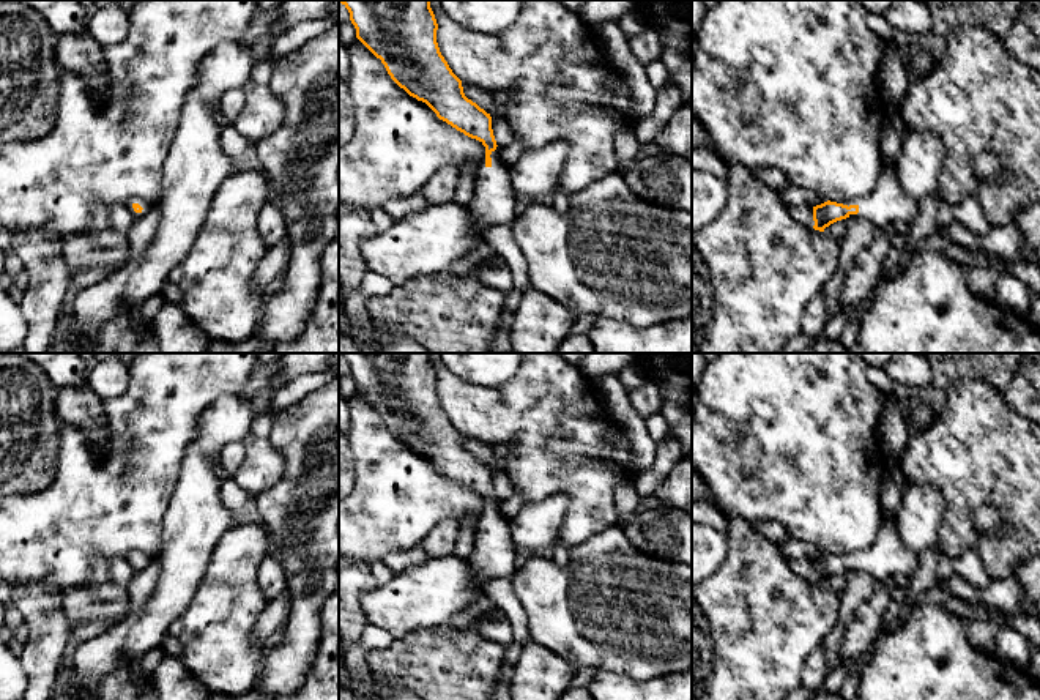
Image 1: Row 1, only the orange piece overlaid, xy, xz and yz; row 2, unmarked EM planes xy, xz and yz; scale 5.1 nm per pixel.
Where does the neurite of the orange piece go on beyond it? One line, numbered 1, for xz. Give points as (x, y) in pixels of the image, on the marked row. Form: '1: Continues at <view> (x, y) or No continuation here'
1: Continues at xz (494, 201)

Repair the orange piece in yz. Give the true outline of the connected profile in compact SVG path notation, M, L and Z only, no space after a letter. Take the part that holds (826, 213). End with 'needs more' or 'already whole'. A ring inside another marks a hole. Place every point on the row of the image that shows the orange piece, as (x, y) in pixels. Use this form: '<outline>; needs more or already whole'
M882 164L878 184L868 195L845 203L827 200L813 207L813 229L824 232L830 224L846 218L867 219L878 227L900 222L909 225L917 213L919 205L903 191L897 167Z; needs more

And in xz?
M340 0L356 38L384 65L391 79L425 102L440 120L485 147L468 203L481 229L517 219L509 167L496 155L492 117L463 93L436 43L430 0Z; needs more

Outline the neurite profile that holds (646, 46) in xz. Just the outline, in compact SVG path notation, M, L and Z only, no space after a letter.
M644 28L640 35L629 38L629 46L635 58L646 68L662 57L663 47L654 28Z

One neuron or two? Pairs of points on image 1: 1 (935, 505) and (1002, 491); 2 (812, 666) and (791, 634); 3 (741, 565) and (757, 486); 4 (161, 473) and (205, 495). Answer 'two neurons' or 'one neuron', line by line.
1: two neurons
2: two neurons
3: two neurons
4: two neurons

